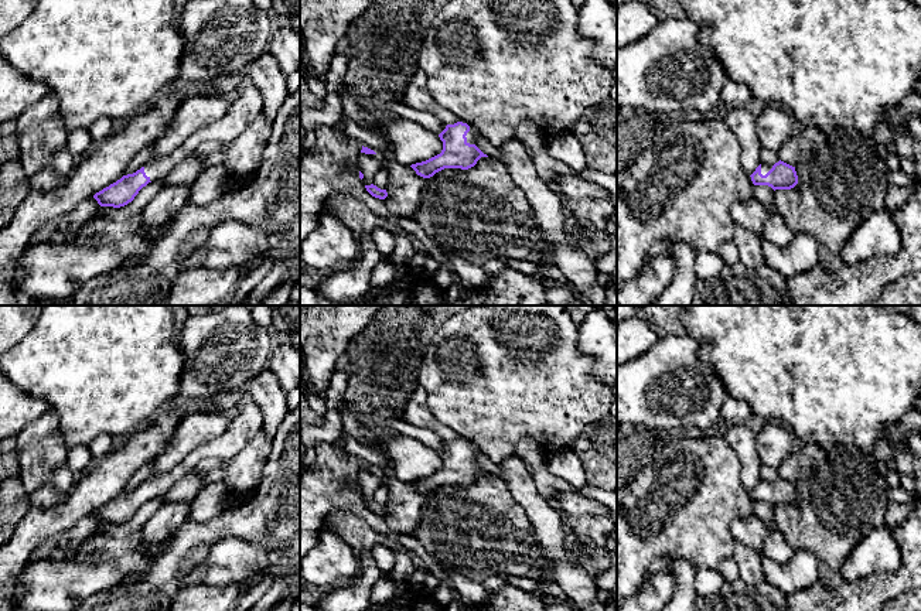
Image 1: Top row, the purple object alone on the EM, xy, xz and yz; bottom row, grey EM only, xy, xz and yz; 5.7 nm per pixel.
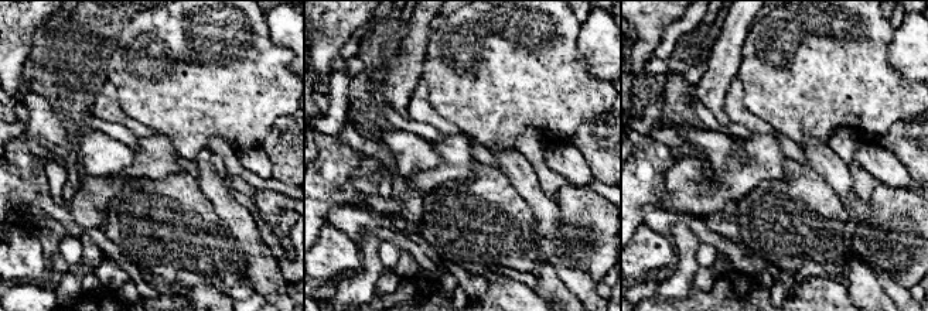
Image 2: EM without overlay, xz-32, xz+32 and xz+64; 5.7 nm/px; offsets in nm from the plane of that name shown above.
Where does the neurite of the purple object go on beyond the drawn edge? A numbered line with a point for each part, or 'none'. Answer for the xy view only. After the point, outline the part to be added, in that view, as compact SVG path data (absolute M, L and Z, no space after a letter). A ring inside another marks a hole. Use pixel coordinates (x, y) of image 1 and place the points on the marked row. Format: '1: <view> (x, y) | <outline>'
1: xy (246, 105) | M245 82L228 107L228 112L218 120L194 132L171 154L150 160L144 165L144 173L150 181L163 180L185 157L195 153L199 144L205 141L218 143L219 146L233 141L246 126L263 112L260 92L250 82Z

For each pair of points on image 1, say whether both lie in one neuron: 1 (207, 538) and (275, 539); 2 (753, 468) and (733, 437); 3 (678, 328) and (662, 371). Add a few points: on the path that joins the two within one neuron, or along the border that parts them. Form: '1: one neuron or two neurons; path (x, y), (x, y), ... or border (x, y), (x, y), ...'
1: one neuron; path (224, 528), (258, 528)
2: one neuron; path (750, 461), (740, 444)
3: two neurons; border (685, 334), (662, 335)

